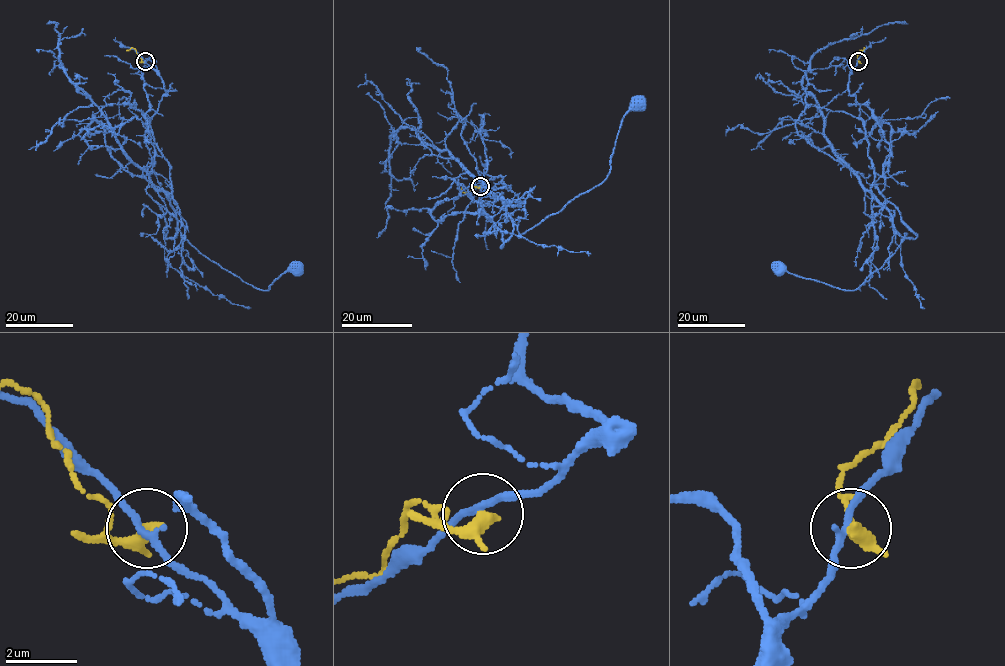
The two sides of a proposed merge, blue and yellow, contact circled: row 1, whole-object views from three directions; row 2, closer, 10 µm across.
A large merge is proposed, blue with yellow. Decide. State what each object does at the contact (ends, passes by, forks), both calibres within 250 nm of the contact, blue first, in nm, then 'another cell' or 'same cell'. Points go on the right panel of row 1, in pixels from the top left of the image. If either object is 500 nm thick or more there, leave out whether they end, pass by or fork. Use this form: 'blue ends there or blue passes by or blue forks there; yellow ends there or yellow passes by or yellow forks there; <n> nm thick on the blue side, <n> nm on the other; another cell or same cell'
blue passes by; yellow passes by; 200 nm thick on the blue side, 320 nm on the other; another cell

